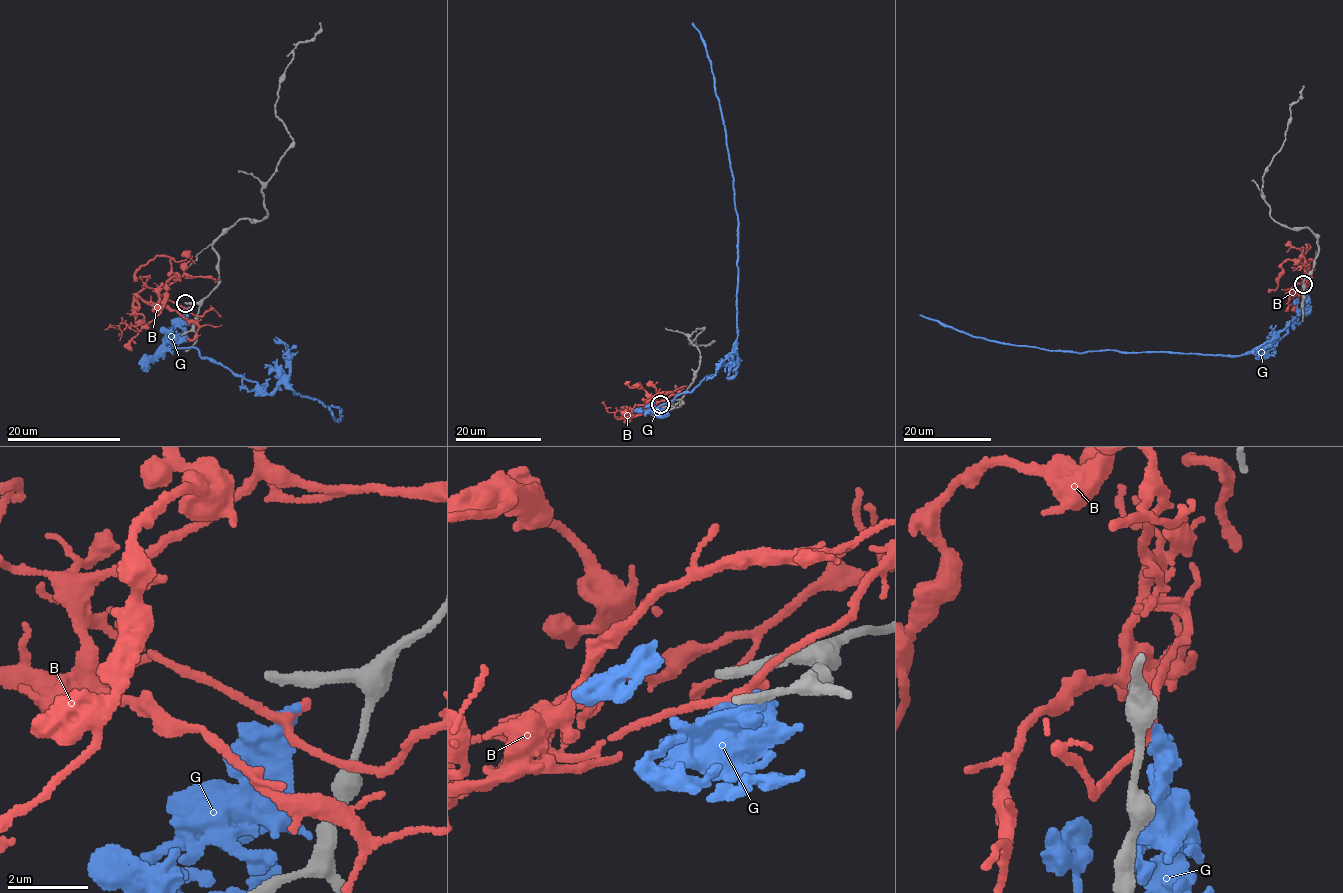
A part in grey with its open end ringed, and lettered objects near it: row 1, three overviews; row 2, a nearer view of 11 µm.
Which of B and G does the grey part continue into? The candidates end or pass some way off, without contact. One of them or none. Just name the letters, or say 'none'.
none

